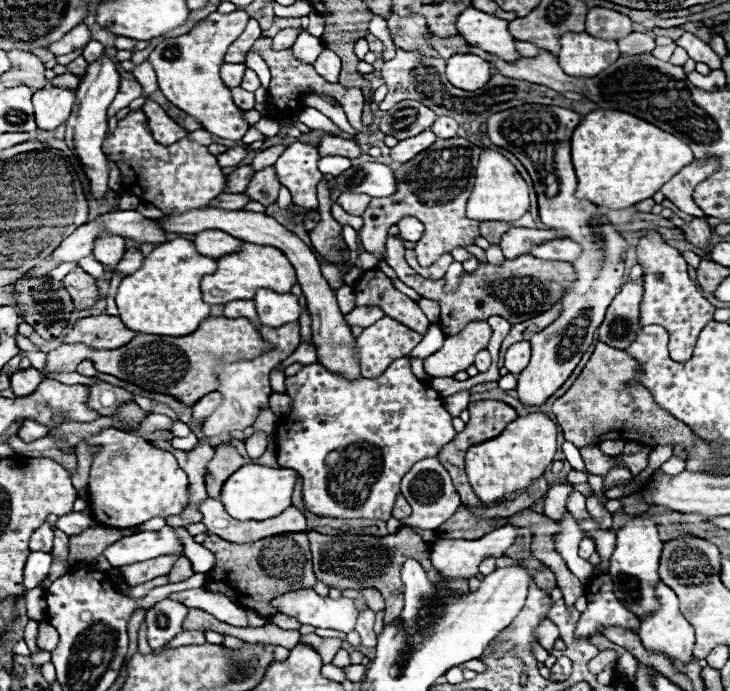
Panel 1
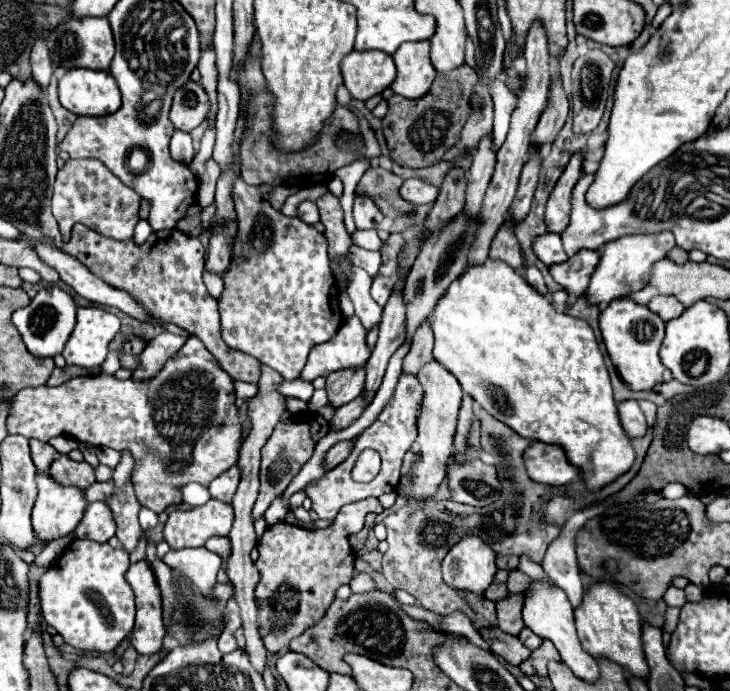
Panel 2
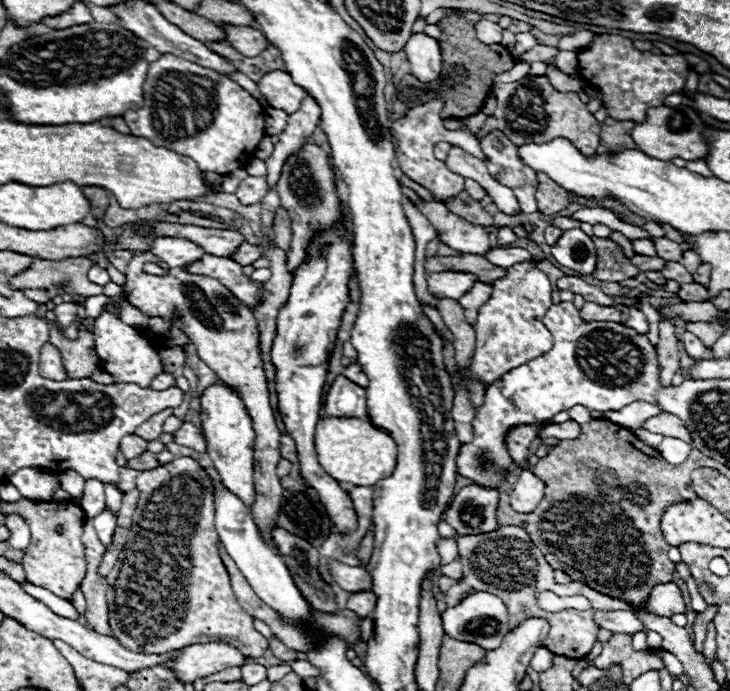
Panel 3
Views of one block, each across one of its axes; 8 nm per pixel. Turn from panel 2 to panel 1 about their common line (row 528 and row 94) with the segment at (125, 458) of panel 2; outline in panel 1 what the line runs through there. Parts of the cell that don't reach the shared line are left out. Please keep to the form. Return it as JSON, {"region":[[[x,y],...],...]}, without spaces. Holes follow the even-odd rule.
{"region":[[[122,78],[120,80],[120,88],[118,88],[118,94],[116,94],[114,102],[108,108],[108,118],[112,118],[118,110],[126,108],[132,100],[136,100],[140,96],[140,92],[142,92],[142,84],[138,84],[138,80]]]}

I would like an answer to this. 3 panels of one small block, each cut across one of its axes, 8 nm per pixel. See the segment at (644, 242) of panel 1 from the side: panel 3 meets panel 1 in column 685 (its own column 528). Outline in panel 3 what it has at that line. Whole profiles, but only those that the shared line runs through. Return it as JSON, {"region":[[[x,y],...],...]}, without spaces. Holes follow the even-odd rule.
{"region":[[[526,260],[526,262],[514,264],[514,266],[510,266],[506,270],[506,276],[498,278],[494,282],[494,294],[480,308],[478,320],[474,324],[474,330],[476,330],[476,352],[474,352],[474,362],[472,362],[472,374],[476,378],[480,378],[484,386],[488,382],[496,380],[498,376],[502,376],[504,372],[508,372],[508,370],[512,370],[512,368],[516,368],[516,366],[520,366],[520,364],[524,364],[528,360],[534,360],[534,358],[546,354],[552,348],[552,336],[542,324],[542,316],[546,314],[546,310],[550,306],[552,306],[552,284],[546,278],[546,274],[536,268],[536,262]]]}

